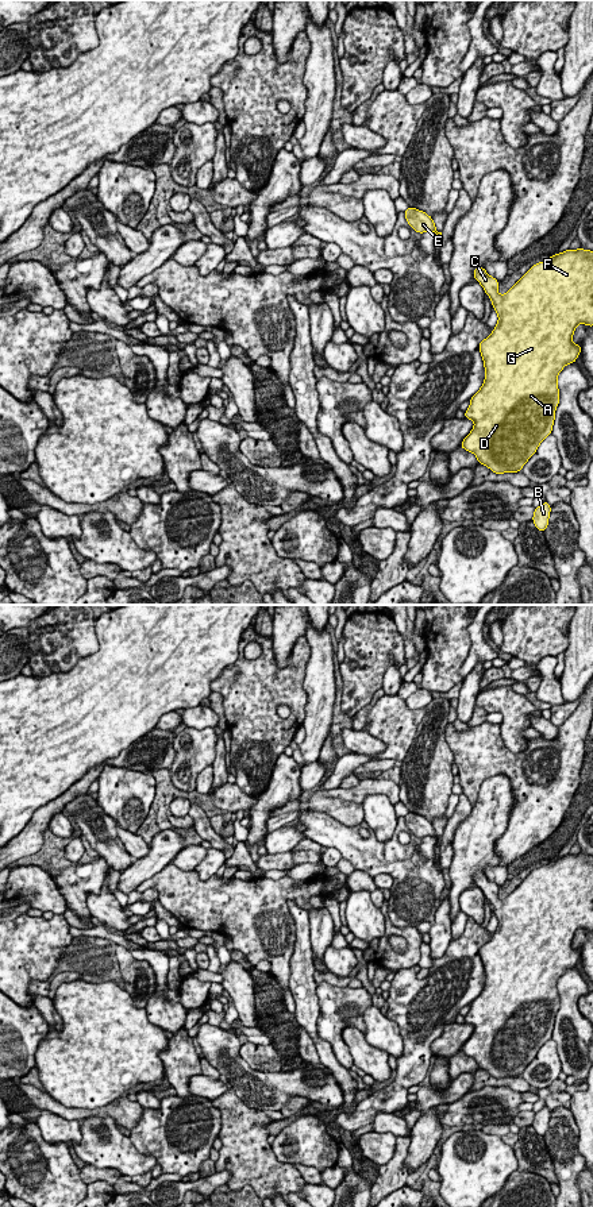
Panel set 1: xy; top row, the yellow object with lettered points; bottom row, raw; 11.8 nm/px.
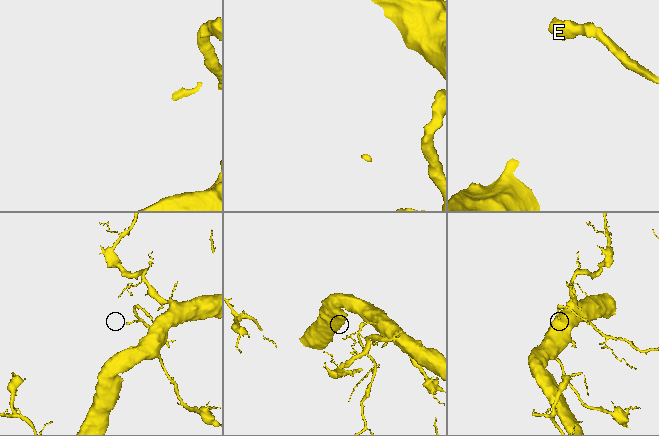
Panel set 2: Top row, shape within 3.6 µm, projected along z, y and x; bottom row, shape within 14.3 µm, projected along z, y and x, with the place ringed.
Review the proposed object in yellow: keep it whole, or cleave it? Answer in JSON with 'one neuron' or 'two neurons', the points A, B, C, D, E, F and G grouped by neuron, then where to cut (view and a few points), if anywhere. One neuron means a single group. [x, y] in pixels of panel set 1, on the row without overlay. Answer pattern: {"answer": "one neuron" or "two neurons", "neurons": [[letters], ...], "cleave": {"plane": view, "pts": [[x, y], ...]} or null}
{"answer": "one neuron", "neurons": [["A", "B", "C", "D", "E", "F", "G"]], "cleave": null}

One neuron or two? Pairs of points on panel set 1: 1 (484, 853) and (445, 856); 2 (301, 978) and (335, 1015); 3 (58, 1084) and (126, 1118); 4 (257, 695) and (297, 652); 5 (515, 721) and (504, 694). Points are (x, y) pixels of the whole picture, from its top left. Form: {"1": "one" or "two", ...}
{"1": "two", "2": "two", "3": "two", "4": "one", "5": "one"}

